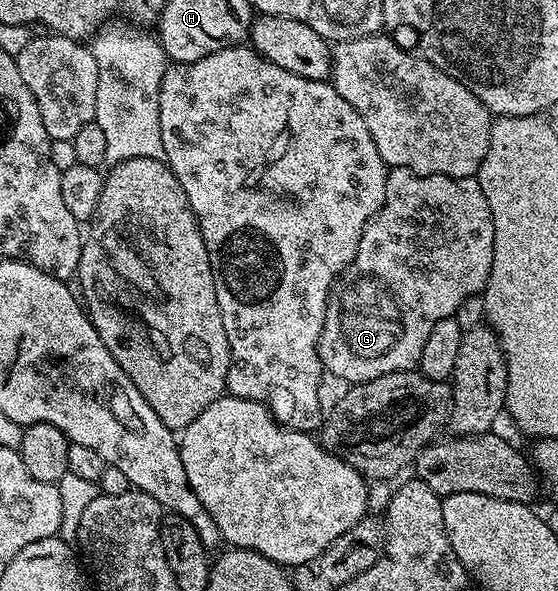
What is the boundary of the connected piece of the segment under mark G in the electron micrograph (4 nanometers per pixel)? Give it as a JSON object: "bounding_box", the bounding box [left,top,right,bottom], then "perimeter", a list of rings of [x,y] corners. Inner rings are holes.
{"bounding_box":[319,166,493,384],"perimeter":[[[392,166],[387,171],[387,179],[385,180],[385,204],[381,204],[379,211],[371,217],[369,224],[365,228],[365,232],[361,236],[361,244],[357,244],[357,256],[351,261],[349,266],[343,269],[343,273],[339,275],[339,281],[335,283],[331,297],[327,300],[327,311],[325,312],[325,324],[321,328],[321,336],[319,337],[319,358],[323,362],[323,369],[328,375],[331,374],[341,381],[347,382],[343,384],[354,384],[356,382],[368,382],[369,380],[377,380],[377,376],[388,374],[389,372],[401,372],[402,370],[410,370],[418,367],[419,357],[421,356],[421,348],[425,348],[425,340],[429,337],[429,332],[433,332],[433,324],[437,324],[437,320],[445,320],[446,318],[455,317],[457,308],[461,308],[461,304],[465,304],[465,300],[482,295],[487,289],[487,281],[489,280],[489,272],[493,268],[493,216],[489,208],[489,200],[485,200],[485,192],[481,192],[481,184],[478,177],[473,178],[450,178],[449,176],[437,176],[436,174],[415,174],[411,170],[406,170],[400,166]]]}

